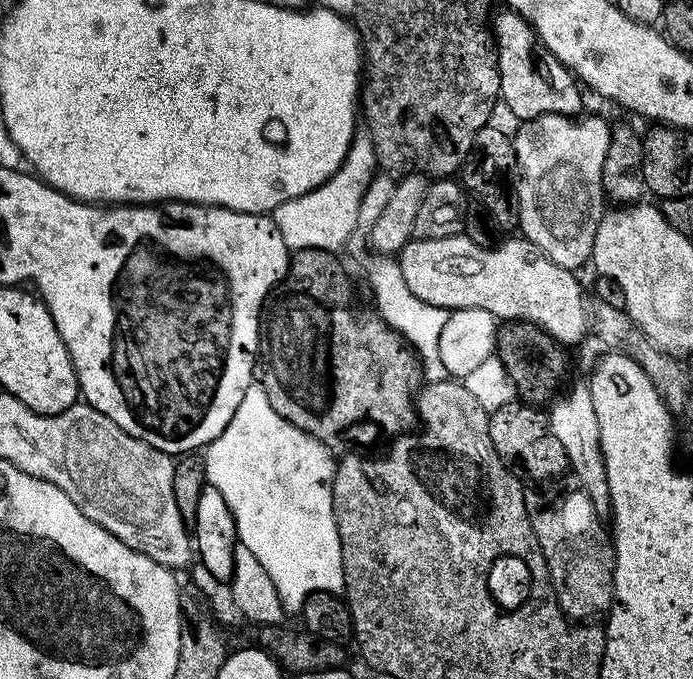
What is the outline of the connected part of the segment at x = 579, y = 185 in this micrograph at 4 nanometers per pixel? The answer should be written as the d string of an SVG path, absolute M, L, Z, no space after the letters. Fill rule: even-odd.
M581 115L579 118L571 116L540 116L536 120L525 120L519 125L520 129L514 132L514 143L516 147L516 168L520 172L520 181L514 184L515 200L520 207L519 231L523 239L528 240L540 252L541 257L554 261L558 266L569 270L577 270L583 264L587 265L592 259L594 250L594 234L598 234L600 219L606 211L606 193L602 186L602 162L606 162L606 150L612 141L612 129L609 121L604 121L600 116Z

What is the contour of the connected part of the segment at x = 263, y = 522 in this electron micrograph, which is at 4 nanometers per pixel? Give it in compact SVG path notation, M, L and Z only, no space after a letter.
M259 382L251 384L246 390L246 394L242 394L242 402L238 406L238 410L234 410L234 418L230 418L224 433L208 445L203 453L202 463L207 483L213 484L222 493L222 498L226 498L226 506L230 506L232 517L236 523L236 535L239 543L244 544L246 550L250 550L250 554L254 554L254 558L258 558L258 562L262 562L266 574L270 574L270 582L274 582L274 590L278 590L278 598L284 604L285 613L299 613L311 592L331 592L343 589L342 546L340 545L340 535L336 529L336 519L332 509L333 453L328 451L328 447L325 444L318 442L310 434L306 434L298 426L286 422L286 418L278 415L270 406L270 402L266 398L266 390L262 390Z

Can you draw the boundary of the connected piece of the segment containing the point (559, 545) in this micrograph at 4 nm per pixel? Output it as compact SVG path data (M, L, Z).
M583 490L568 492L549 504L536 492L529 491L528 517L532 520L532 528L536 532L536 542L540 545L540 553L544 555L548 565L548 578L550 588L555 593L554 599L558 607L563 610L565 616L572 622L588 622L591 616L607 613L612 606L612 579L614 578L614 566L616 565L616 552L613 550L609 537L600 532L588 532L592 523L598 520L594 506L590 498Z

